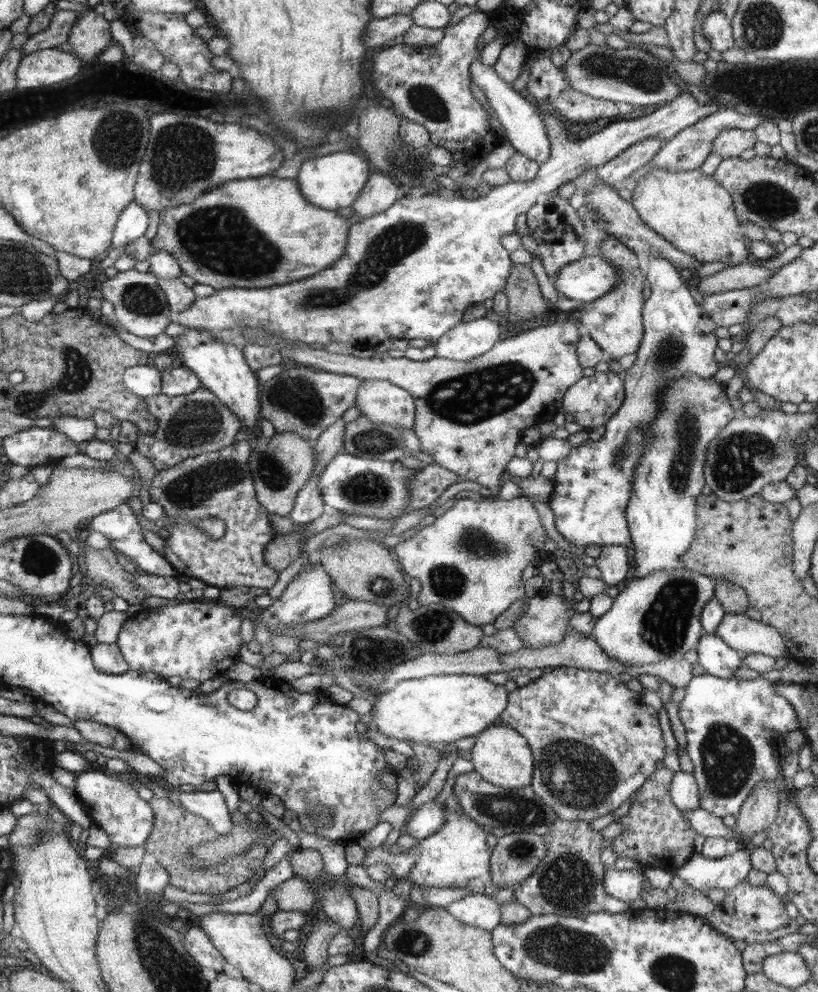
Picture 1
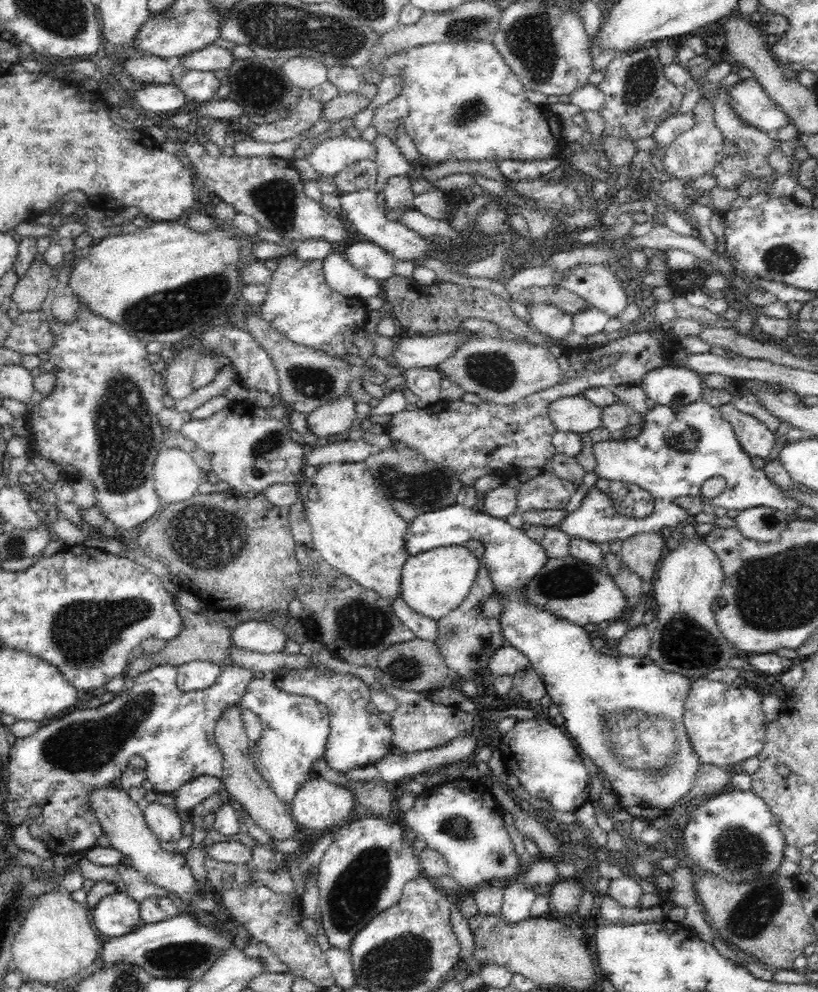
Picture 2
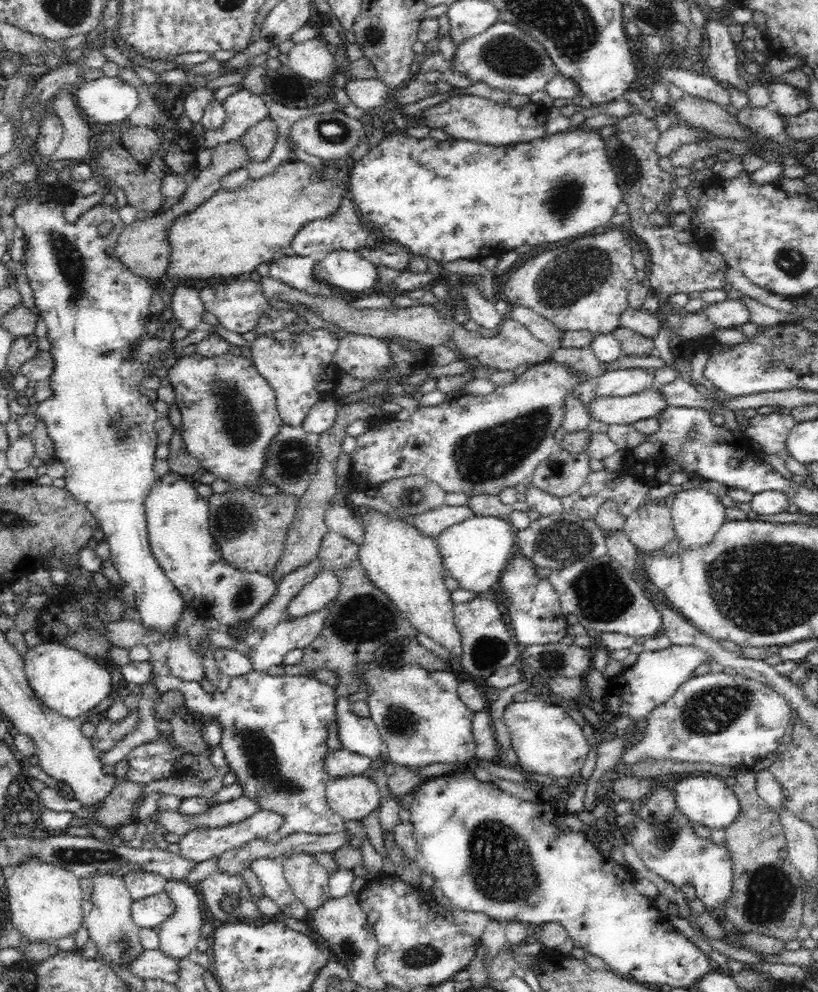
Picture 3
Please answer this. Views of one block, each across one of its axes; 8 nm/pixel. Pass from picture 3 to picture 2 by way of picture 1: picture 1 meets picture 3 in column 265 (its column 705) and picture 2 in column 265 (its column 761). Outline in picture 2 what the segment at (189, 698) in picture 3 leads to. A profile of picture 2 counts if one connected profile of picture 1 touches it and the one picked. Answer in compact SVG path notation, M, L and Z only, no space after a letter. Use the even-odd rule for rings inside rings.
M253 677L252 679L251 683L248 684L246 693L240 699L239 705L242 708L250 709L250 711L258 715L263 731L257 743L250 746L249 755L254 759L255 767L261 778L268 783L268 786L276 793L276 796L289 809L300 787L306 781L315 778L316 770L314 770L314 764L320 758L324 758L324 750L326 750L330 732L328 707L316 699L304 695L282 692L280 688L275 686L274 682L264 677Z

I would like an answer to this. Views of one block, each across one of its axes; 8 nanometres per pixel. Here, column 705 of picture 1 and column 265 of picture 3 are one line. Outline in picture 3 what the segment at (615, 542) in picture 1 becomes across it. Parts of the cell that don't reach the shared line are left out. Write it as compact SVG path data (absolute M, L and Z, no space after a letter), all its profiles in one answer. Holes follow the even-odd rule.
M268 309L254 327L256 338L250 342L248 353L258 372L268 380L278 396L278 411L284 425L303 426L308 412L318 401L326 400L326 394L339 387L343 370L335 363L335 352L341 335L326 328L311 329L296 310ZM296 324L294 342L278 340L274 334L286 326Z

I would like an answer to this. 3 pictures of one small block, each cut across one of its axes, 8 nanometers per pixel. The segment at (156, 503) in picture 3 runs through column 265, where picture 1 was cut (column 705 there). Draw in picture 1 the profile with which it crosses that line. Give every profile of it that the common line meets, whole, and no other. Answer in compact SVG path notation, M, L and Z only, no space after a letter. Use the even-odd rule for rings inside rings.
M686 568L674 571L656 571L642 579L632 579L616 595L611 609L596 619L594 639L599 641L600 647L608 655L626 665L658 663L659 660L668 657L682 657L689 650L696 649L699 646L699 640L703 638L703 608L714 599L715 588L715 579L711 576Z

